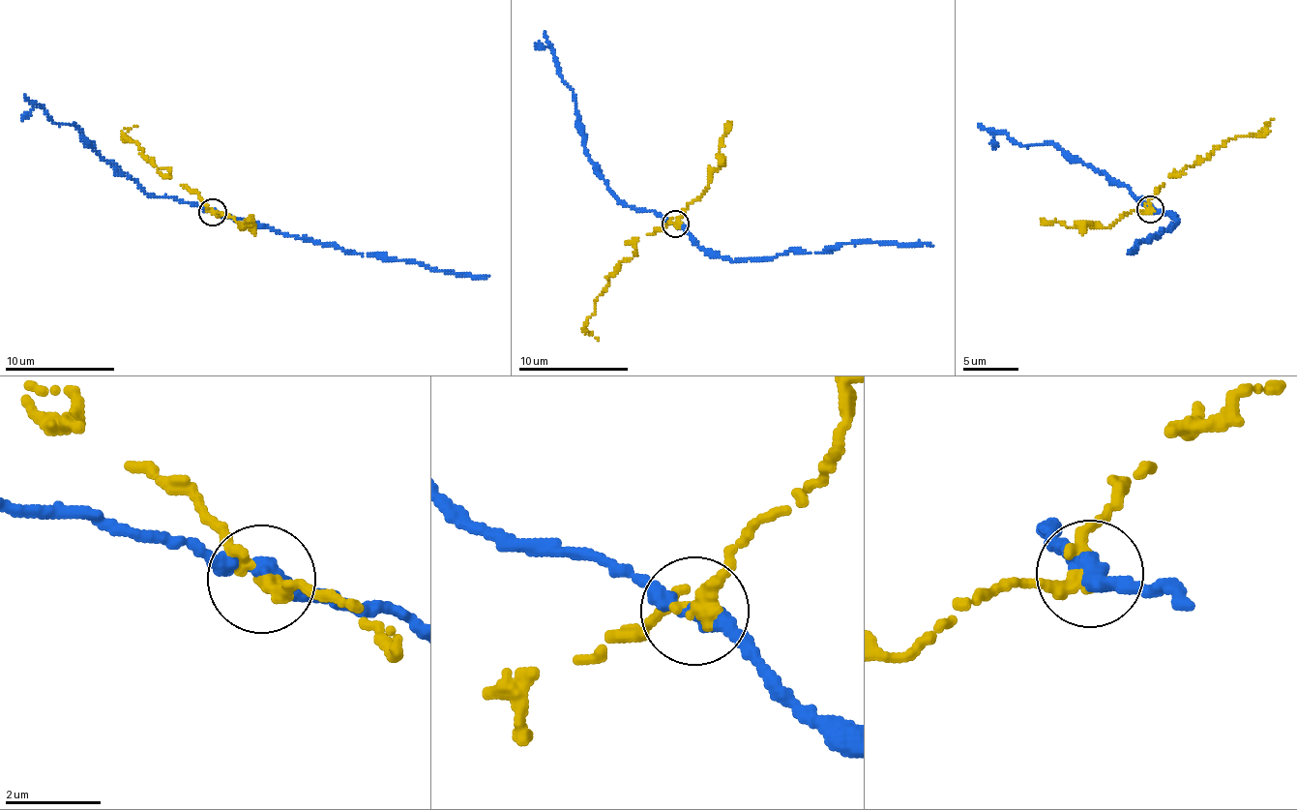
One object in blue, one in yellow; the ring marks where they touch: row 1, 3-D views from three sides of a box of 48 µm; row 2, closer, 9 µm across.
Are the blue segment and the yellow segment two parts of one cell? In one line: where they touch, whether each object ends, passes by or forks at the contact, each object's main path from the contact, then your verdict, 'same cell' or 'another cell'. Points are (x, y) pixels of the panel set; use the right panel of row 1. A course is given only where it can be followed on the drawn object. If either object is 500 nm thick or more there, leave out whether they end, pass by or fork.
place (1150, 209); blue passes by; yellow passes by; course blue (1150, 208), (1171, 214), (1178, 222), (1130, 250); course yellow (1150, 208), (1148, 198), (1168, 176), (1197, 164), (1229, 138), (1262, 132), (1274, 119); another cell

